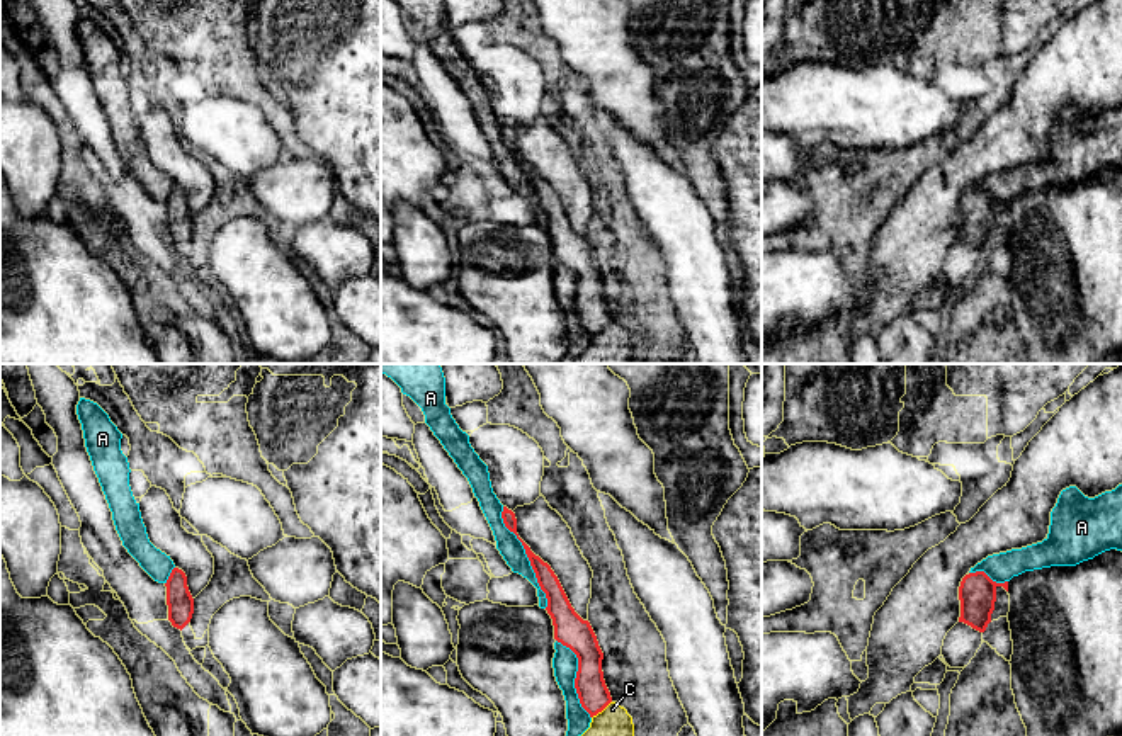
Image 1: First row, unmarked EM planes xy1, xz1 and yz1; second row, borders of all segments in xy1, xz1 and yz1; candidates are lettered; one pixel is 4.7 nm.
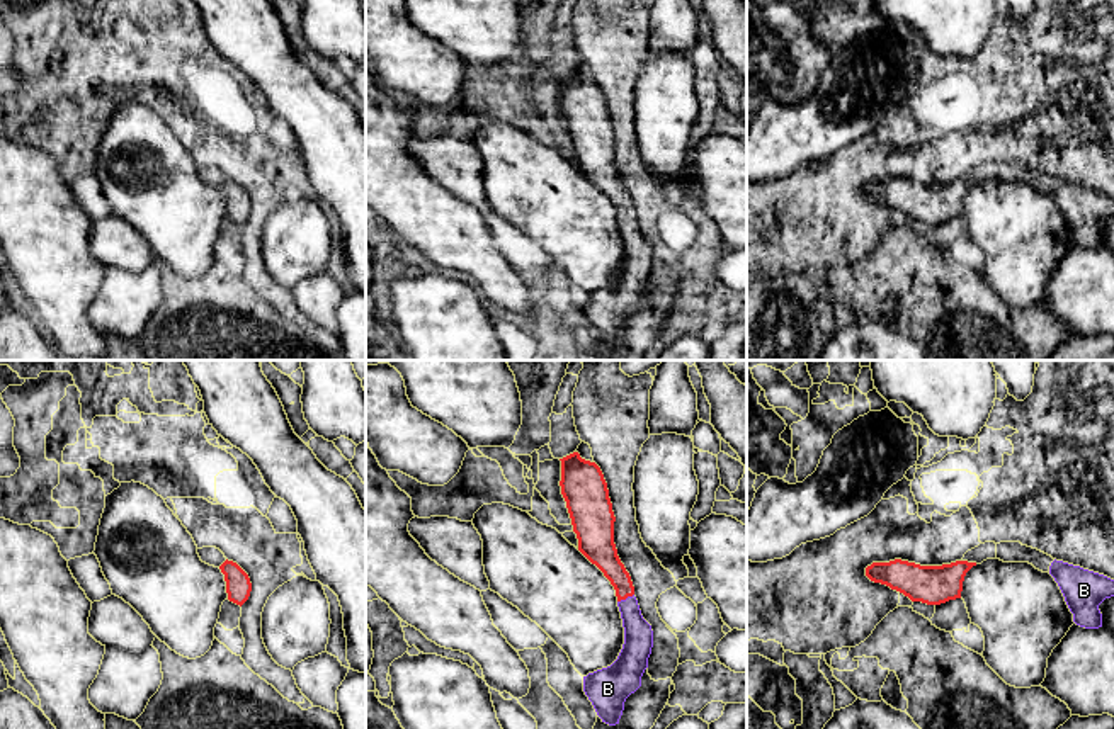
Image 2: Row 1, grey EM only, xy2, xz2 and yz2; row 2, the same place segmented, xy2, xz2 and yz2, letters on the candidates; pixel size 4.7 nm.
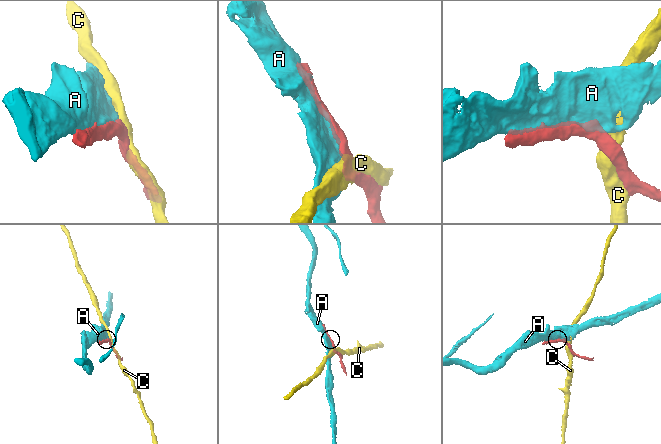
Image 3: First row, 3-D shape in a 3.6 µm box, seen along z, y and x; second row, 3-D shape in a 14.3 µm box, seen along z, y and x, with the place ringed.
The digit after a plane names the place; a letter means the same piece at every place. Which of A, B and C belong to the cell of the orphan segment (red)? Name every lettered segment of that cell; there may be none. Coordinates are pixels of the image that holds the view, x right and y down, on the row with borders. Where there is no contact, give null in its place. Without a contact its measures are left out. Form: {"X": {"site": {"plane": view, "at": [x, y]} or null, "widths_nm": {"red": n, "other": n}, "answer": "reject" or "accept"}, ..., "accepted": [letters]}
{"A": {"site": {"plane": "xz1", "at": [527, 556]}, "widths_nm": {"red": 100, "other": 110}, "answer": "reject"}, "B": {"site": {"plane": "xz2", "at": [625, 599]}, "widths_nm": {"red": 140, "other": 140}, "answer": "accept"}, "C": {"site": {"plane": "xz1", "at": [600, 711]}, "widths_nm": {"red": 150, "other": 140}, "answer": "reject"}, "accepted": ["B"]}

